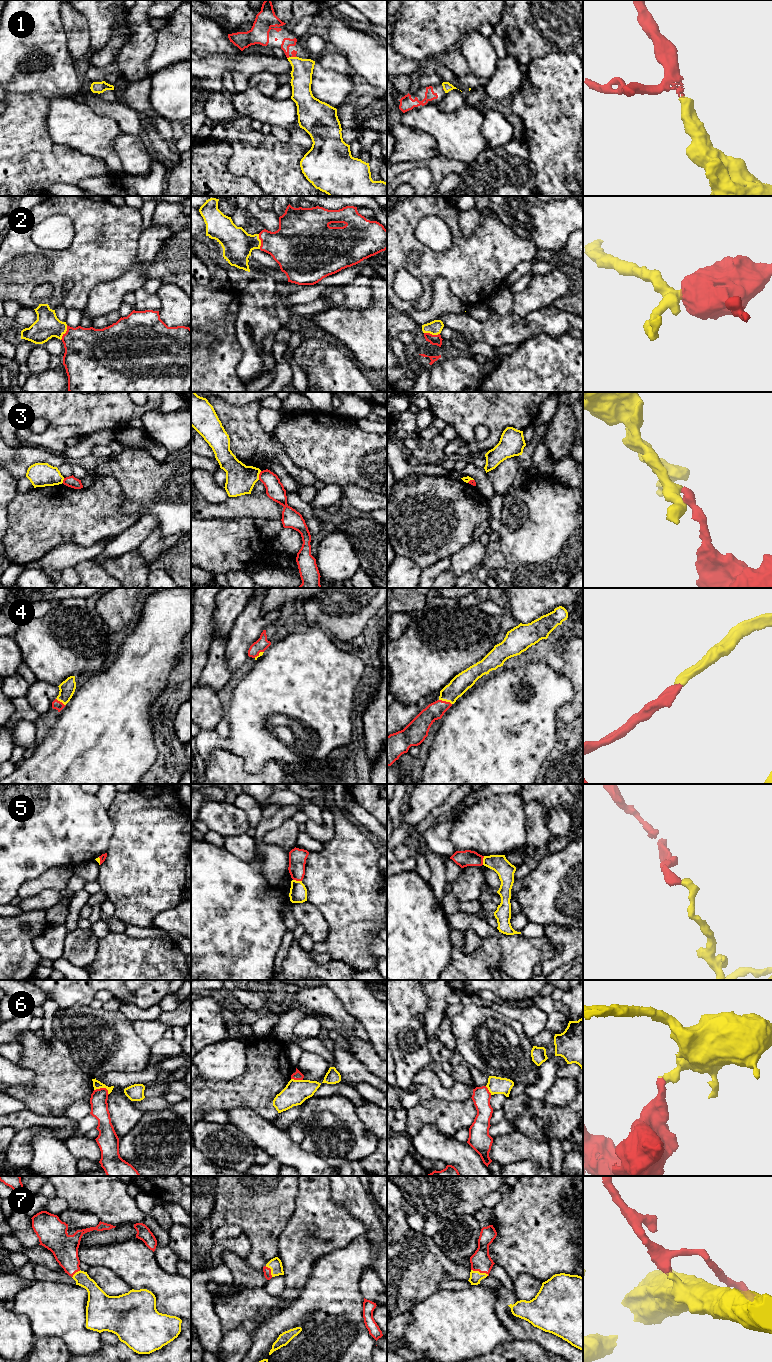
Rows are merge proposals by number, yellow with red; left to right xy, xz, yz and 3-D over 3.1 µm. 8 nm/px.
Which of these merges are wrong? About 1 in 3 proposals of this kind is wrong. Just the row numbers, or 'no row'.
3, 5, 6

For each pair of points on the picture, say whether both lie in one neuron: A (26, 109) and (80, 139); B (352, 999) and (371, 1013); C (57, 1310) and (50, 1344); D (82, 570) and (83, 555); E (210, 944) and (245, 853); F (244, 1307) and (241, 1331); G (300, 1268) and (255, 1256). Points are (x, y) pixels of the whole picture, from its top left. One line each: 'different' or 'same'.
A: different
B: same
C: different
D: different
E: different
F: different
G: different

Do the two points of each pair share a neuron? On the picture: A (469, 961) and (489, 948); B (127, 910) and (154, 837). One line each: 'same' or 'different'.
A: same
B: same

